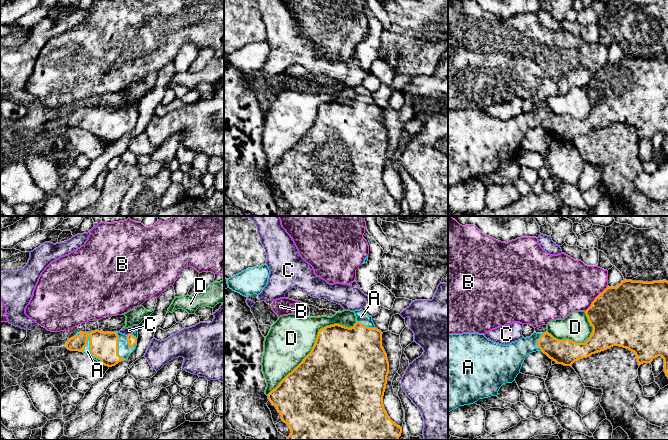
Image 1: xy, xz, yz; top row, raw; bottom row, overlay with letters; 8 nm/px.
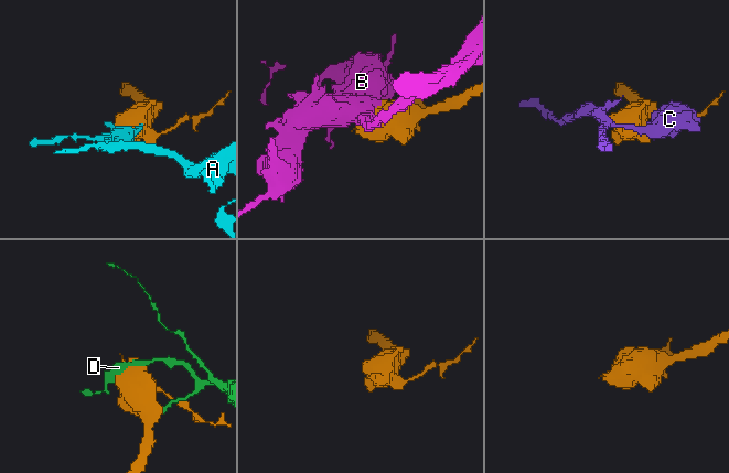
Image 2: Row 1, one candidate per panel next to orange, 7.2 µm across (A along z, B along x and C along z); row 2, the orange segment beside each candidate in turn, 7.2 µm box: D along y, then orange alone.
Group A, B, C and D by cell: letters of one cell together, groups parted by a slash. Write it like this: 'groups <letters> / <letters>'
groups A / B / C / D

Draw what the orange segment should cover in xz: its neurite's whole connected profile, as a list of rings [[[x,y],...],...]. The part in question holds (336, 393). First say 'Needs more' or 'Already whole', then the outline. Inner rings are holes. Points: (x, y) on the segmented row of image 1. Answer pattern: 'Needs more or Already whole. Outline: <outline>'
Needs more. Outline: [[[362,309],[354,311],[356,323],[348,328],[339,324],[319,330],[311,352],[267,396],[291,430],[287,440],[398,440],[402,427],[388,416],[383,396],[389,373],[382,332]]]

